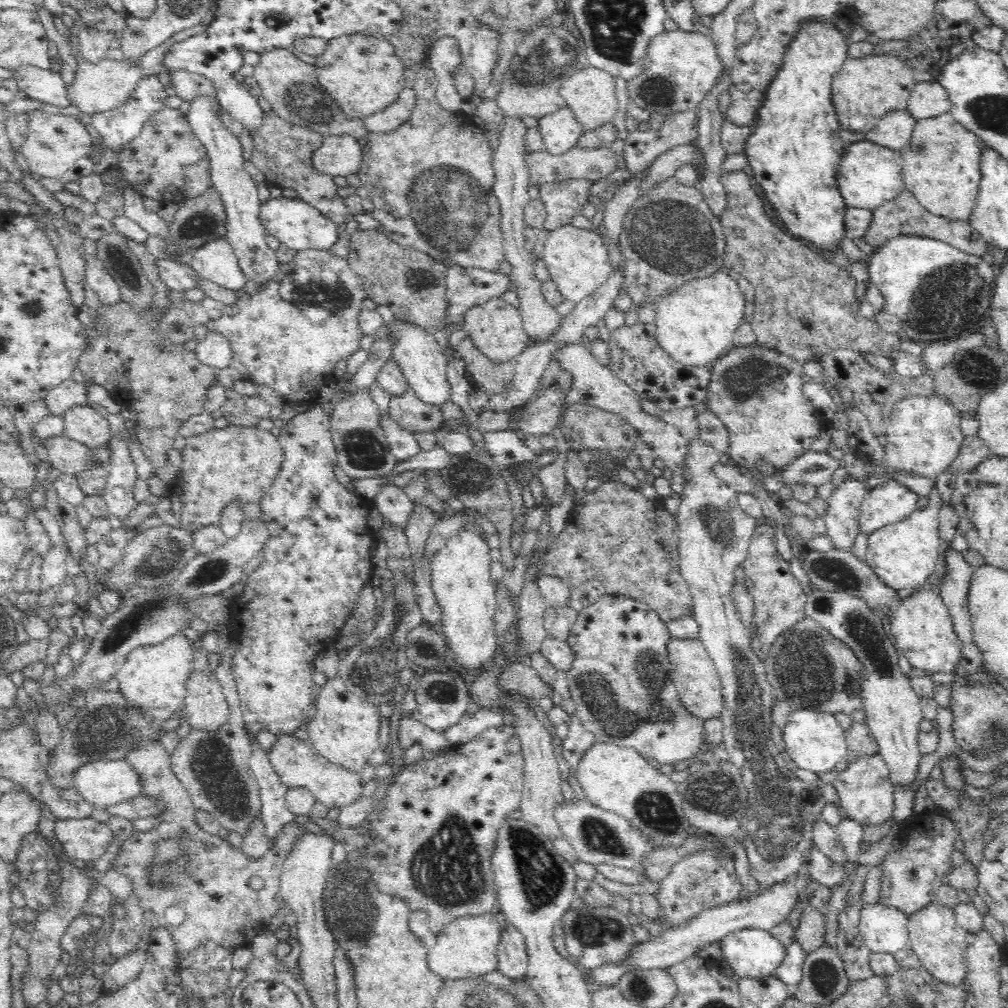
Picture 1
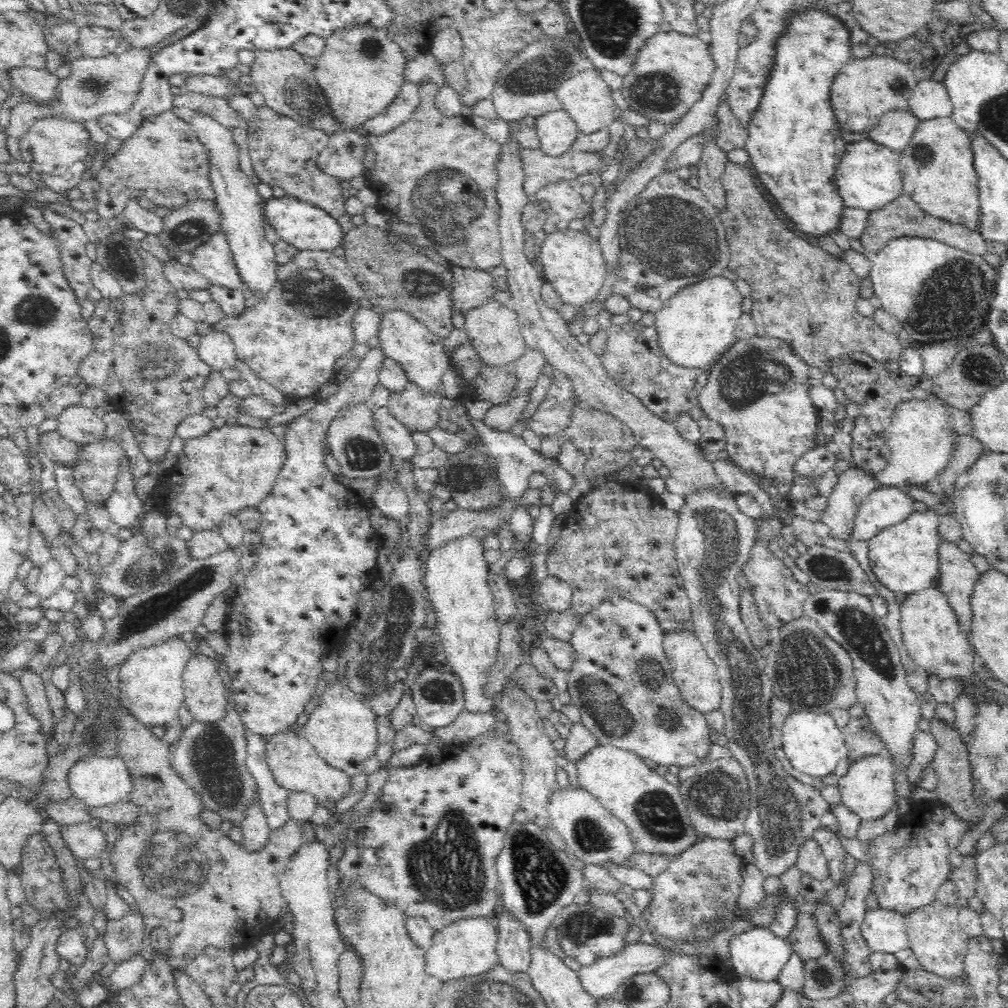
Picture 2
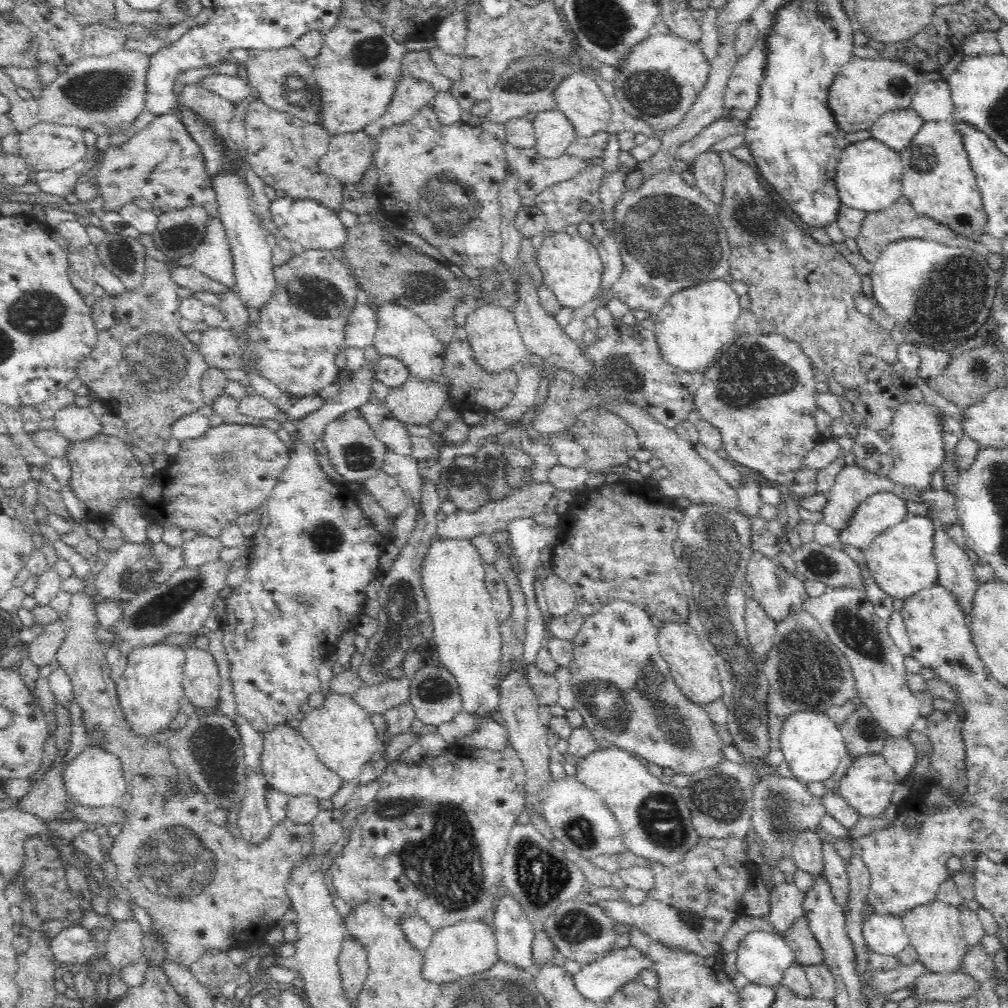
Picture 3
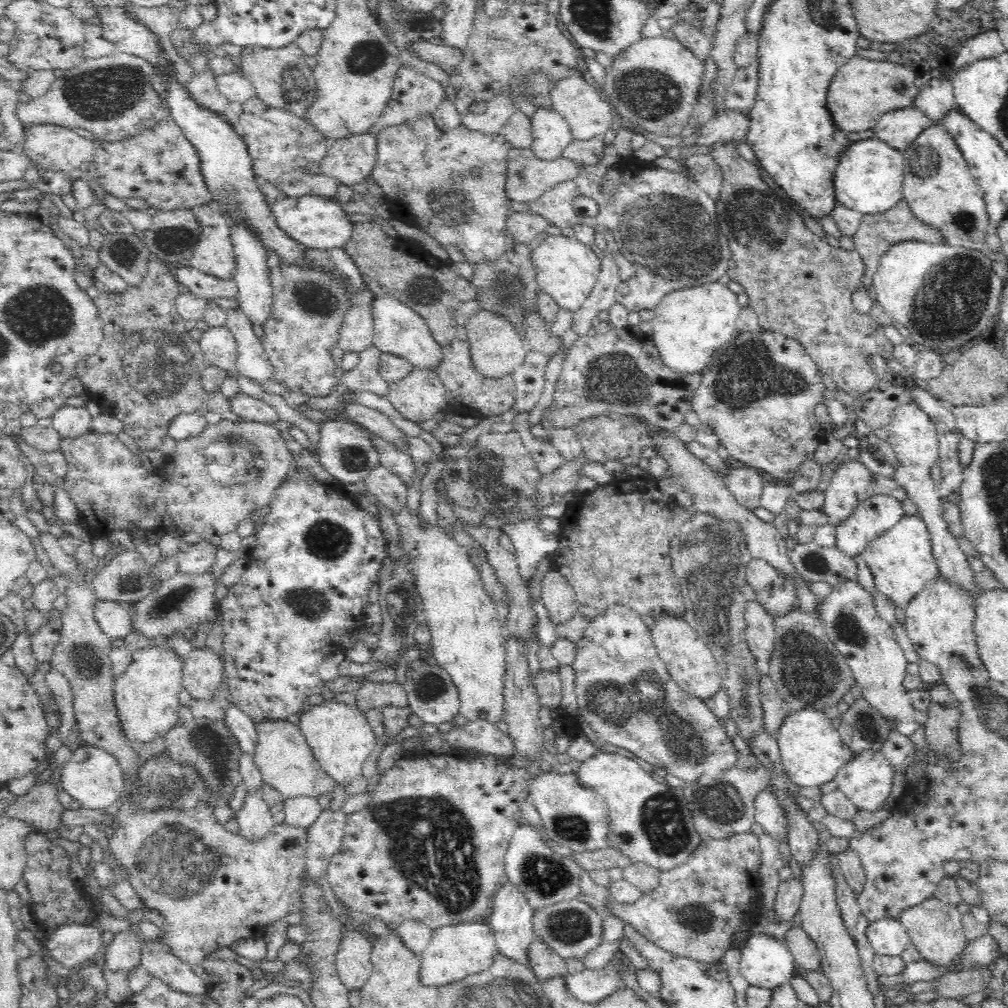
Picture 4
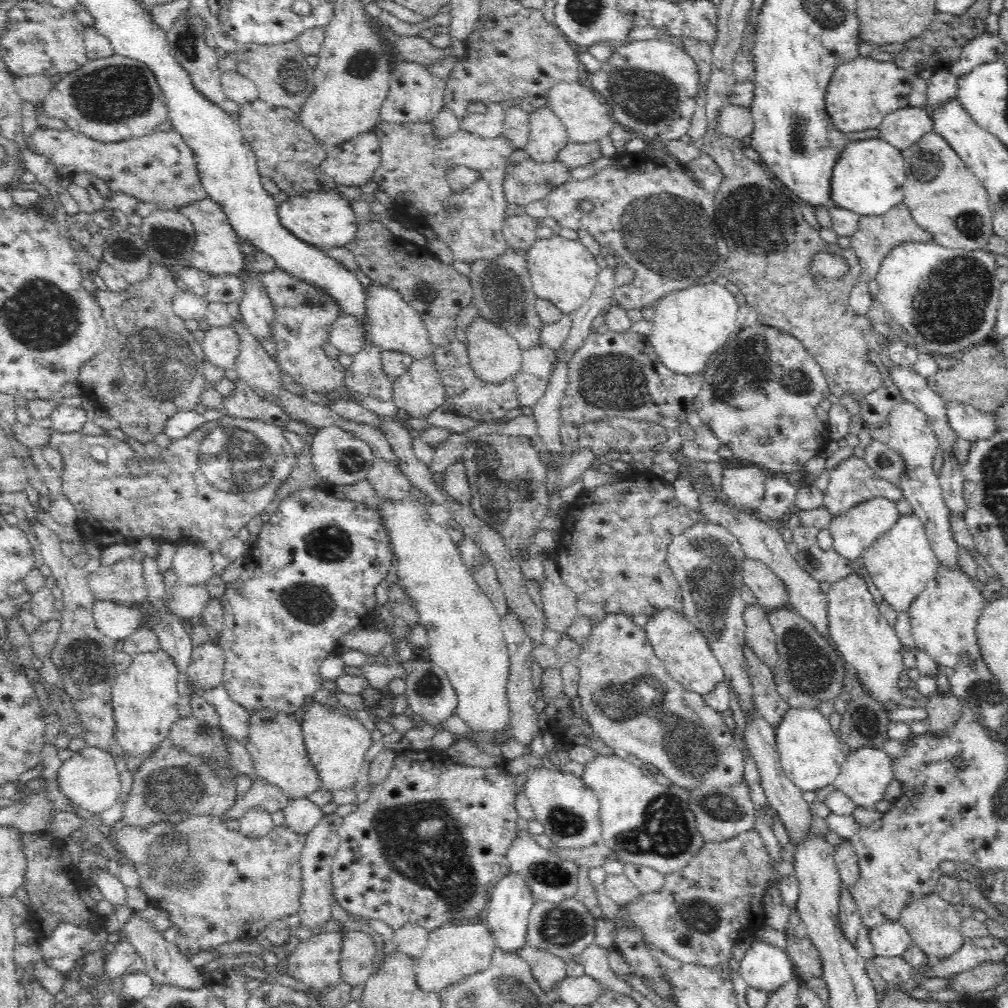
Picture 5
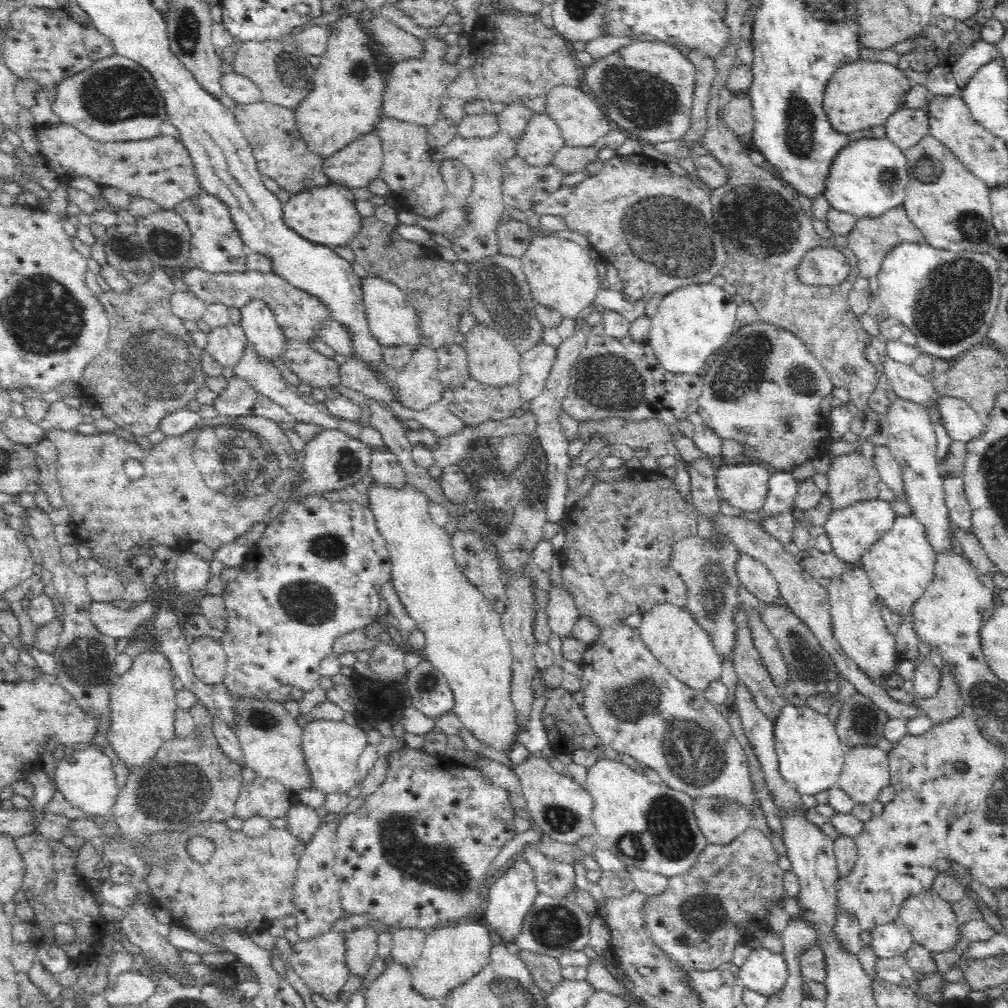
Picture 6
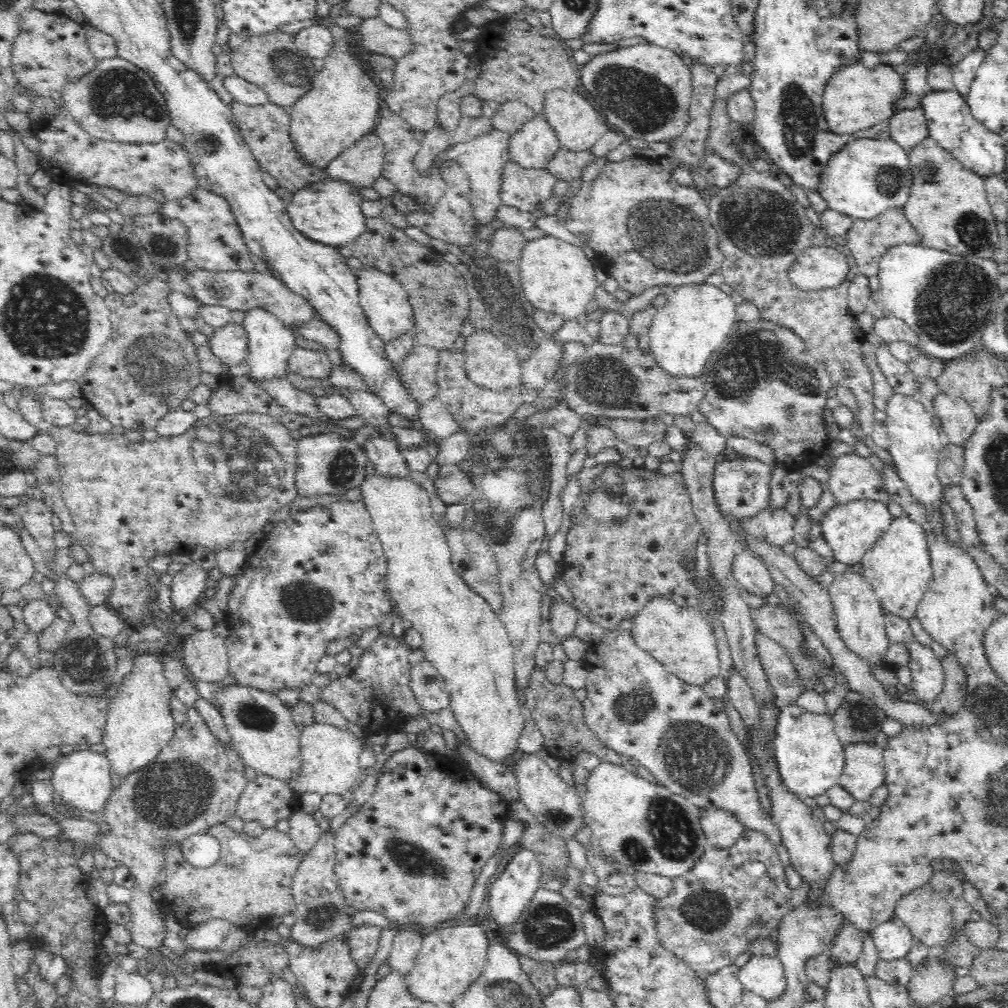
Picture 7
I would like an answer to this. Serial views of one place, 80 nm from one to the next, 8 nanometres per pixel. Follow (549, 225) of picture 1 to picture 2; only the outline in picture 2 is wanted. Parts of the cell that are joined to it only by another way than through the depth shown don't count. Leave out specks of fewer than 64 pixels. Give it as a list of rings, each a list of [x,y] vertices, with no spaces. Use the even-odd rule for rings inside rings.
[[[592,174],[546,184],[535,195],[536,201],[547,212],[543,230],[556,232],[568,227],[572,220],[582,220],[592,214],[592,200],[601,185],[601,176]]]

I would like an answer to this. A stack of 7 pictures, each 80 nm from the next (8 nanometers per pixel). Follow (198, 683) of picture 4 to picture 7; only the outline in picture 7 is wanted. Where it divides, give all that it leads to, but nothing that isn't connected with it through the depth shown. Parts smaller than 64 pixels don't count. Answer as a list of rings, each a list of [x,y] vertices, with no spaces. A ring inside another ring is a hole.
[[[213,631],[190,634],[184,638],[181,649],[191,674],[203,684],[217,683],[229,676],[225,638]]]

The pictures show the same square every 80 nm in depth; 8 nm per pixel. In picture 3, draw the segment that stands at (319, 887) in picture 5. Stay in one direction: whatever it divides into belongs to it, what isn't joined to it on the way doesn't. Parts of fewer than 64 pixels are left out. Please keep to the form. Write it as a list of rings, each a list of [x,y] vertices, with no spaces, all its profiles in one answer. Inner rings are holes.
[[[322,810],[312,819],[314,827],[314,848],[312,851],[326,855],[338,842],[343,832],[342,820],[345,812],[340,810]]]

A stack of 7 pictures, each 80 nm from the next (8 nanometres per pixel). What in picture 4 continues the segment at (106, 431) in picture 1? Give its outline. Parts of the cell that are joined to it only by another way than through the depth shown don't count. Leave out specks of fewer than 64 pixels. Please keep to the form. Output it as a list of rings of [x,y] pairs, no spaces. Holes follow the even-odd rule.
[[[65,405],[51,417],[51,427],[57,430],[63,438],[78,438],[93,430],[93,417],[88,413],[86,407]]]

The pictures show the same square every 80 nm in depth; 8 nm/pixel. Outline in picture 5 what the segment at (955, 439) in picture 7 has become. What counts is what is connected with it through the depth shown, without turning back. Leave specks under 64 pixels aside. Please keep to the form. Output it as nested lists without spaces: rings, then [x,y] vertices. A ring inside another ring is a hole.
[[[946,402],[946,410],[950,417],[950,425],[958,433],[958,438],[974,442],[988,440],[1000,432],[996,410],[982,411],[971,404],[960,402]]]

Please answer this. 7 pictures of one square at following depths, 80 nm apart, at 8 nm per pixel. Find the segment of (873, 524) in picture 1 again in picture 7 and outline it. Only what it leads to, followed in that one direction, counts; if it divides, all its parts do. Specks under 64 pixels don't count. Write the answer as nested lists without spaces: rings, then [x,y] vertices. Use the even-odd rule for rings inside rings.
[[[854,500],[848,504],[838,504],[826,512],[821,520],[822,536],[833,550],[833,560],[847,565],[860,563],[865,552],[884,536],[890,528],[894,516],[888,506],[880,500]]]

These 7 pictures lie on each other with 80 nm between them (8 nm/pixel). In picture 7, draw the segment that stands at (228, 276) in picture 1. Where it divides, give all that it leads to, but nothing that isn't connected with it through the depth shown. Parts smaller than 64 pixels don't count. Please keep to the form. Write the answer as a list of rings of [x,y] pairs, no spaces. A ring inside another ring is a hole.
[[[198,186],[191,196],[162,205],[160,212],[164,216],[181,220],[188,227],[189,260],[192,260],[199,269],[210,272],[254,271],[252,256],[248,253],[240,227],[230,205],[222,196]]]

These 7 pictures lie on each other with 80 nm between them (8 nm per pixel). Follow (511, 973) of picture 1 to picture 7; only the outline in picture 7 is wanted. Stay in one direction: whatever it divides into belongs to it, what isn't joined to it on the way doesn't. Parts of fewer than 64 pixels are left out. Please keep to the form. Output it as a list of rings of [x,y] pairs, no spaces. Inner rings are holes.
[[[520,848],[511,858],[501,876],[490,883],[486,900],[488,908],[485,912],[488,912],[488,916],[501,928],[512,928],[514,924],[518,924],[522,912],[528,908],[528,904],[532,902],[534,894],[540,888],[541,876],[540,861],[537,860],[533,852]]]

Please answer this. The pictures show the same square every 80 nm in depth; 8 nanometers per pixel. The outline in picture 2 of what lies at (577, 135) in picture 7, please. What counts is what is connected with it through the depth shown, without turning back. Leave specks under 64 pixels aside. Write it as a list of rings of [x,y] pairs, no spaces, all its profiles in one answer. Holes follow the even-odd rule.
[[[586,69],[572,75],[568,80],[562,81],[557,90],[558,99],[562,101],[563,109],[571,114],[576,122],[579,132],[592,134],[602,128],[607,128],[615,120],[617,105],[612,99],[610,84],[602,78],[597,69]]]

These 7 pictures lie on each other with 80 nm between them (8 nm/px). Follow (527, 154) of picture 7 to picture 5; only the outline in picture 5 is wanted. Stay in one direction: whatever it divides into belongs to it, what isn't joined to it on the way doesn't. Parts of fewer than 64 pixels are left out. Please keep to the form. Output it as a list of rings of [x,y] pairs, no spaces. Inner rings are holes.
[[[548,106],[535,108],[535,111],[531,113],[529,130],[529,142],[524,150],[530,152],[535,162],[556,161],[559,153],[570,143],[567,127]]]

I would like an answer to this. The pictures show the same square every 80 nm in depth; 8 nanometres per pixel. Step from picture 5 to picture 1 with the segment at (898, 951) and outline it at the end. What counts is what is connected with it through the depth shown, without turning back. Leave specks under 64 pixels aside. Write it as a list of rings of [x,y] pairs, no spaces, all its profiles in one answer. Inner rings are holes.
[[[880,903],[865,904],[859,912],[858,934],[872,953],[898,952],[909,946],[909,915]]]

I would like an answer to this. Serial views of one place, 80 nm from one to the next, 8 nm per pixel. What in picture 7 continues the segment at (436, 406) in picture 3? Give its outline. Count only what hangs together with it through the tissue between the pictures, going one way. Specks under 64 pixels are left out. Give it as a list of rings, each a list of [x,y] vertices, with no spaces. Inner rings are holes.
[[[415,344],[414,350],[398,367],[399,380],[418,406],[424,406],[437,397],[439,350]]]

